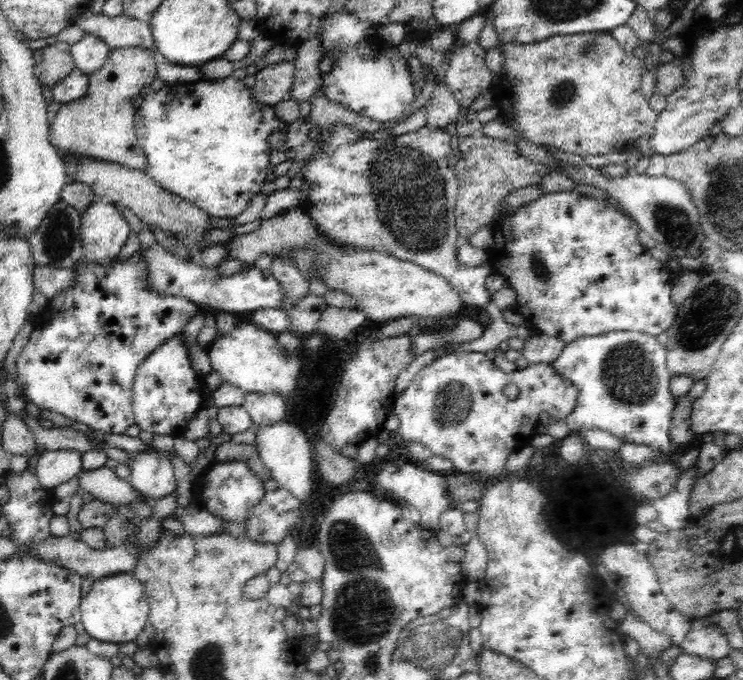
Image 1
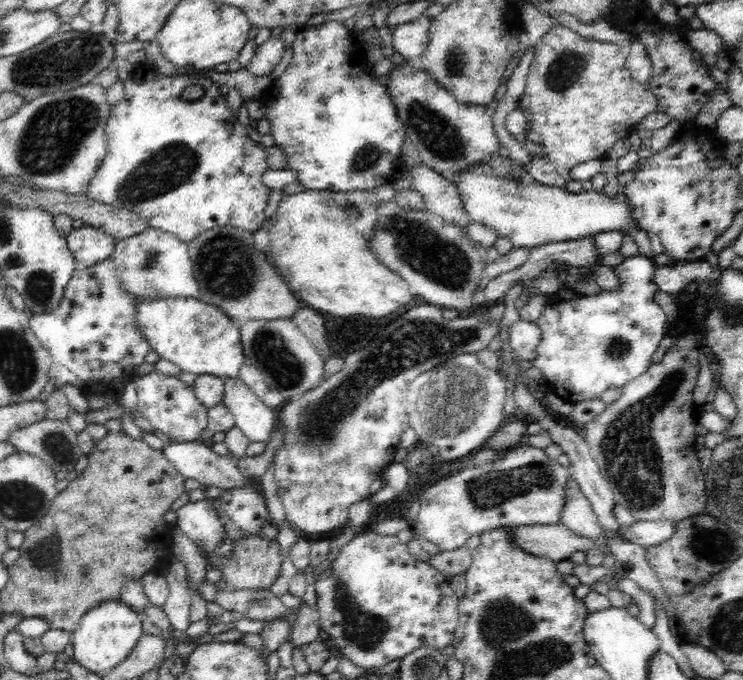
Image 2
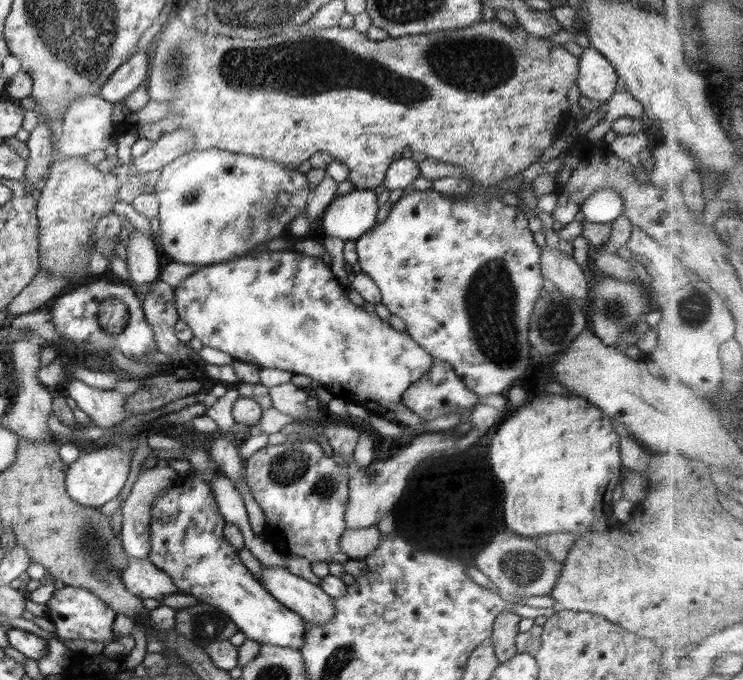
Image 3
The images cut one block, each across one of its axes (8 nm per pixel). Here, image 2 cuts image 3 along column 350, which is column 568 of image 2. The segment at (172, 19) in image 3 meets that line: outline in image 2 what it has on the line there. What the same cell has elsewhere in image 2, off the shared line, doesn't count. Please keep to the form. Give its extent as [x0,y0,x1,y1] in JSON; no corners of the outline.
[519,25,658,187]

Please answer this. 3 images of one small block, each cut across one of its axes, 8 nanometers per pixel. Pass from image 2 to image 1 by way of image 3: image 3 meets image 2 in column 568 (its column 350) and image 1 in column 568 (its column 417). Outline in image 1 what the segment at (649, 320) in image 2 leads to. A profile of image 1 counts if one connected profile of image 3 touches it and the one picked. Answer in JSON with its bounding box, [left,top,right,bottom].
[551,331,684,459]

